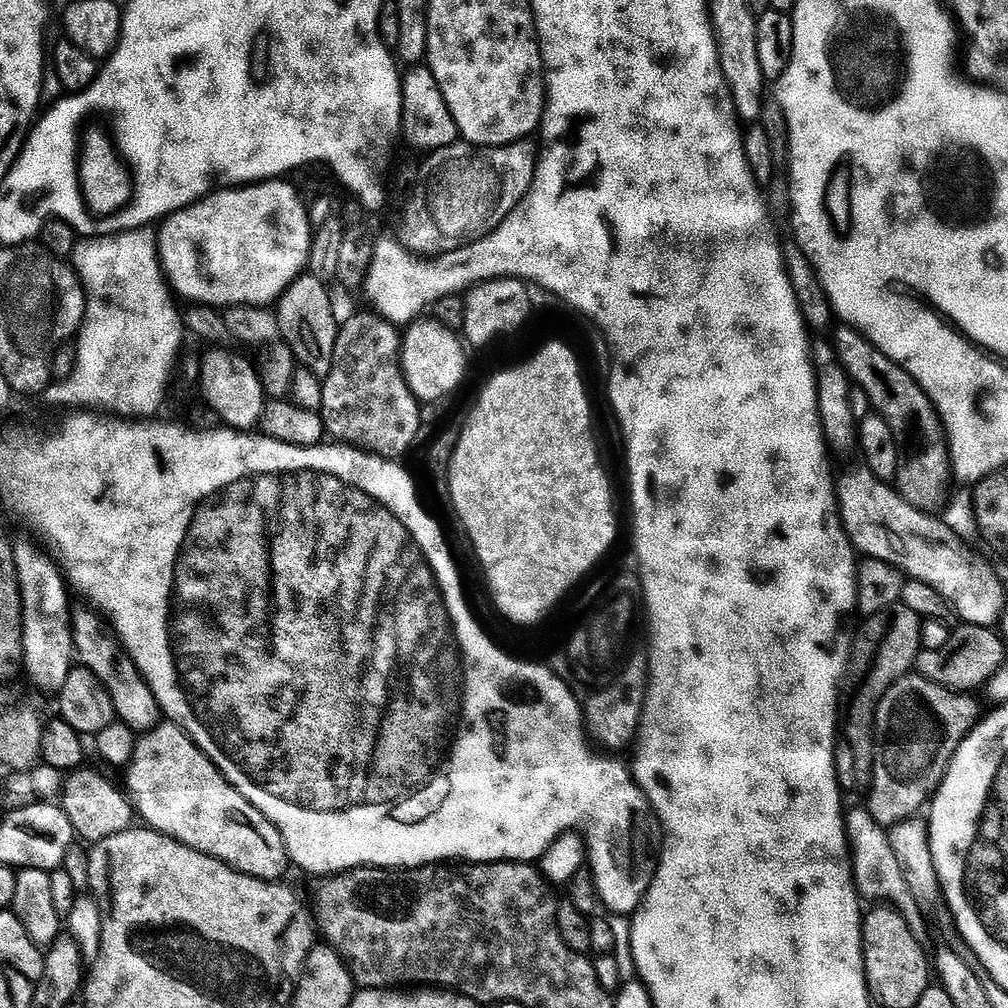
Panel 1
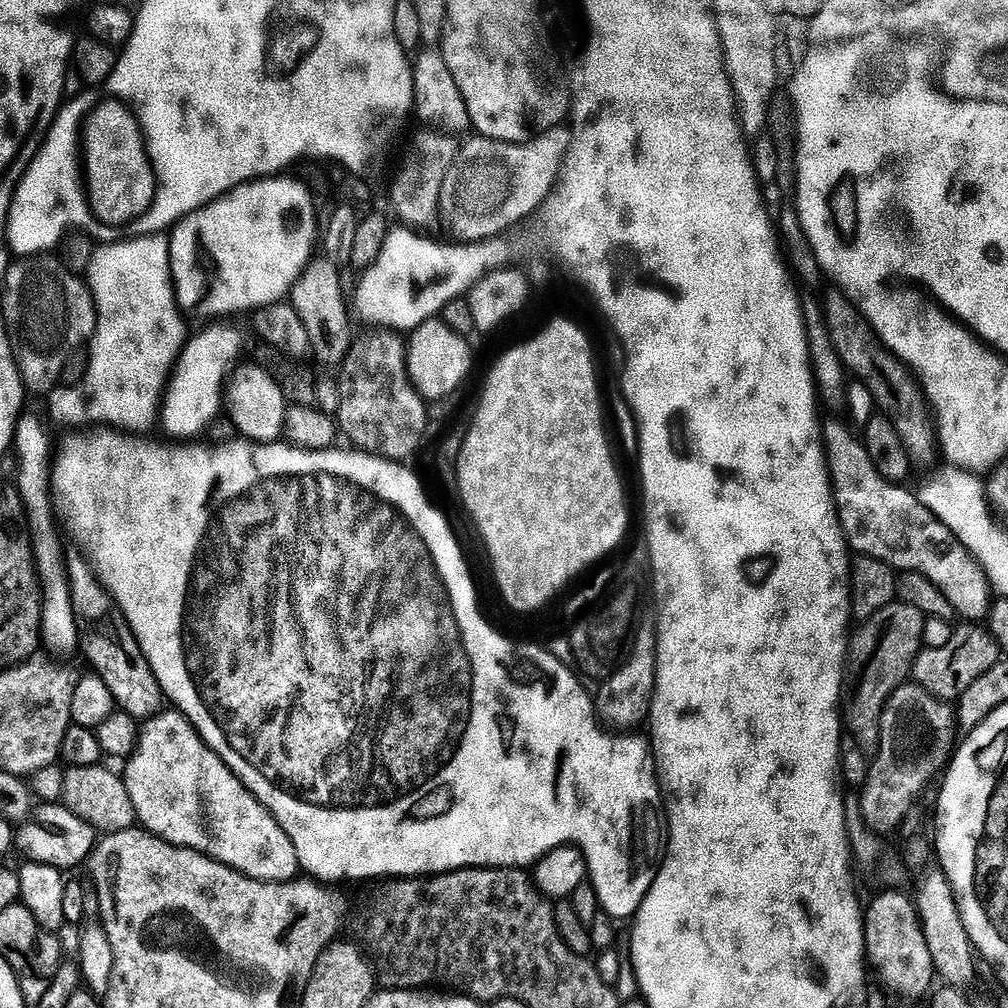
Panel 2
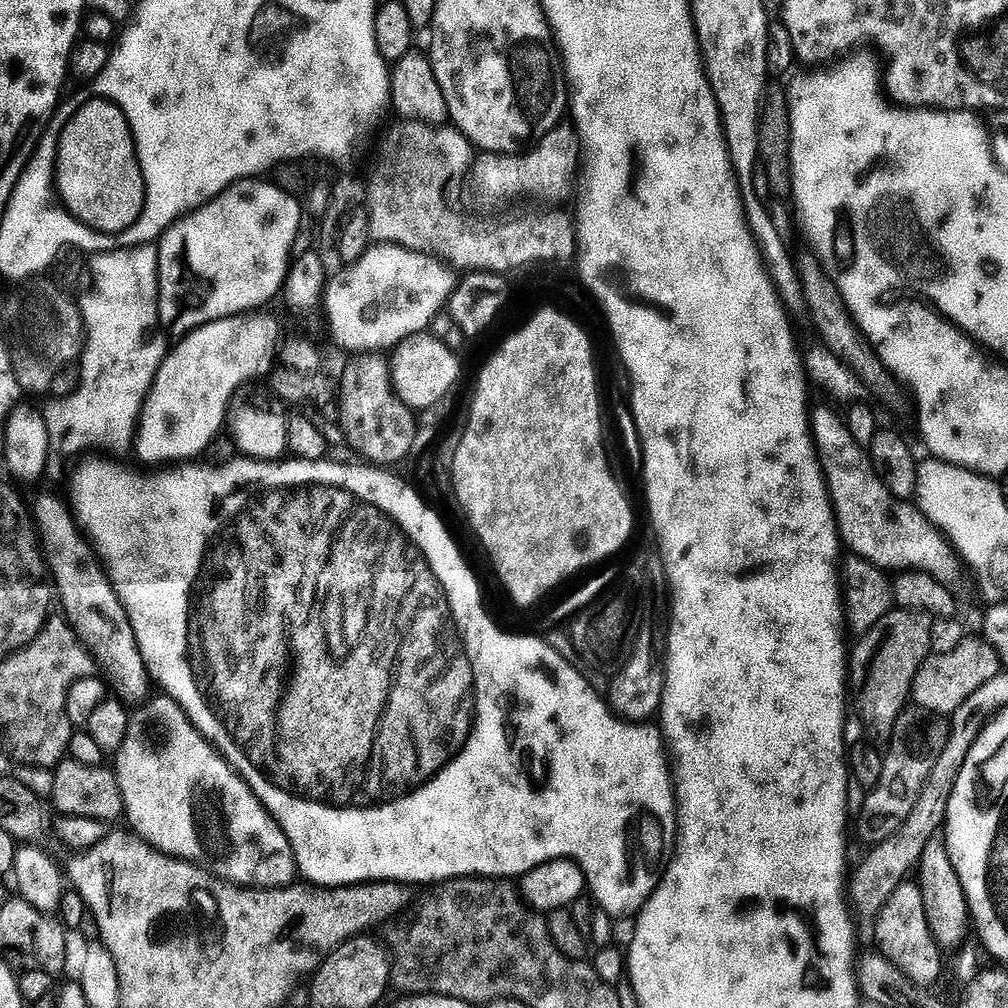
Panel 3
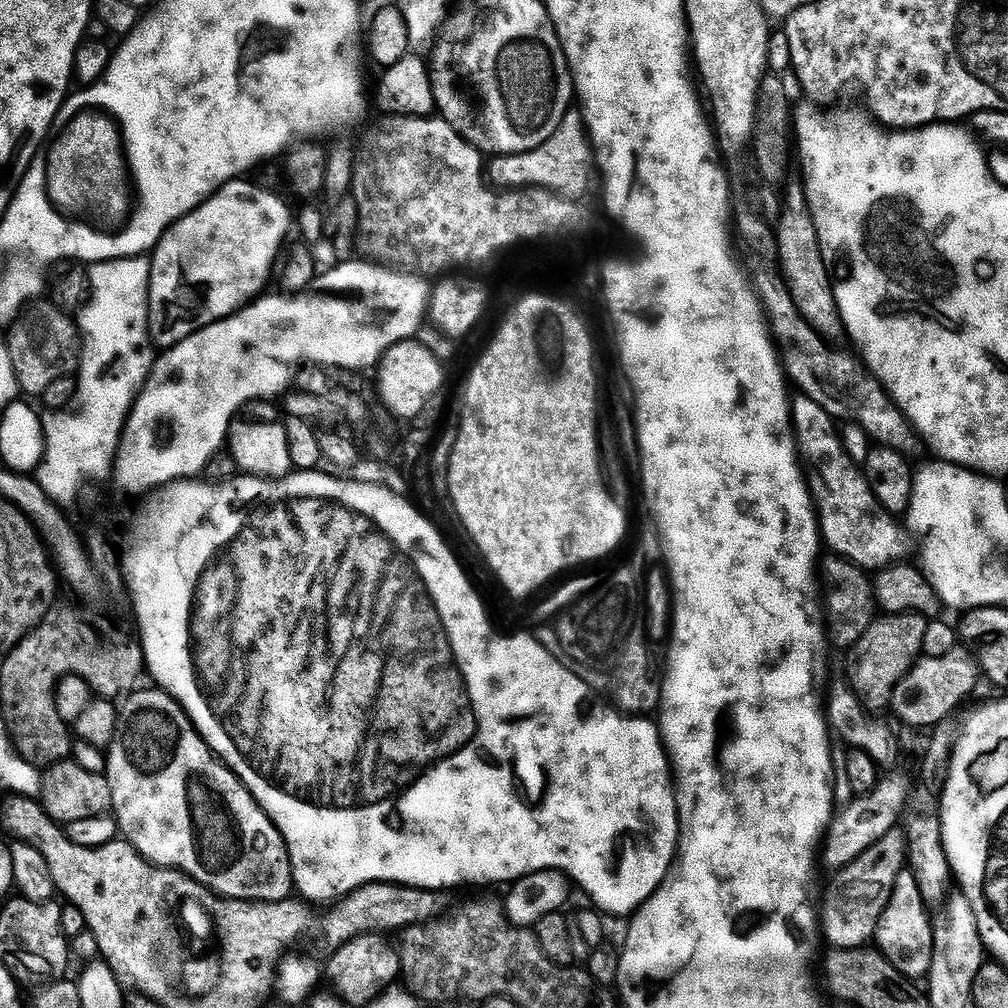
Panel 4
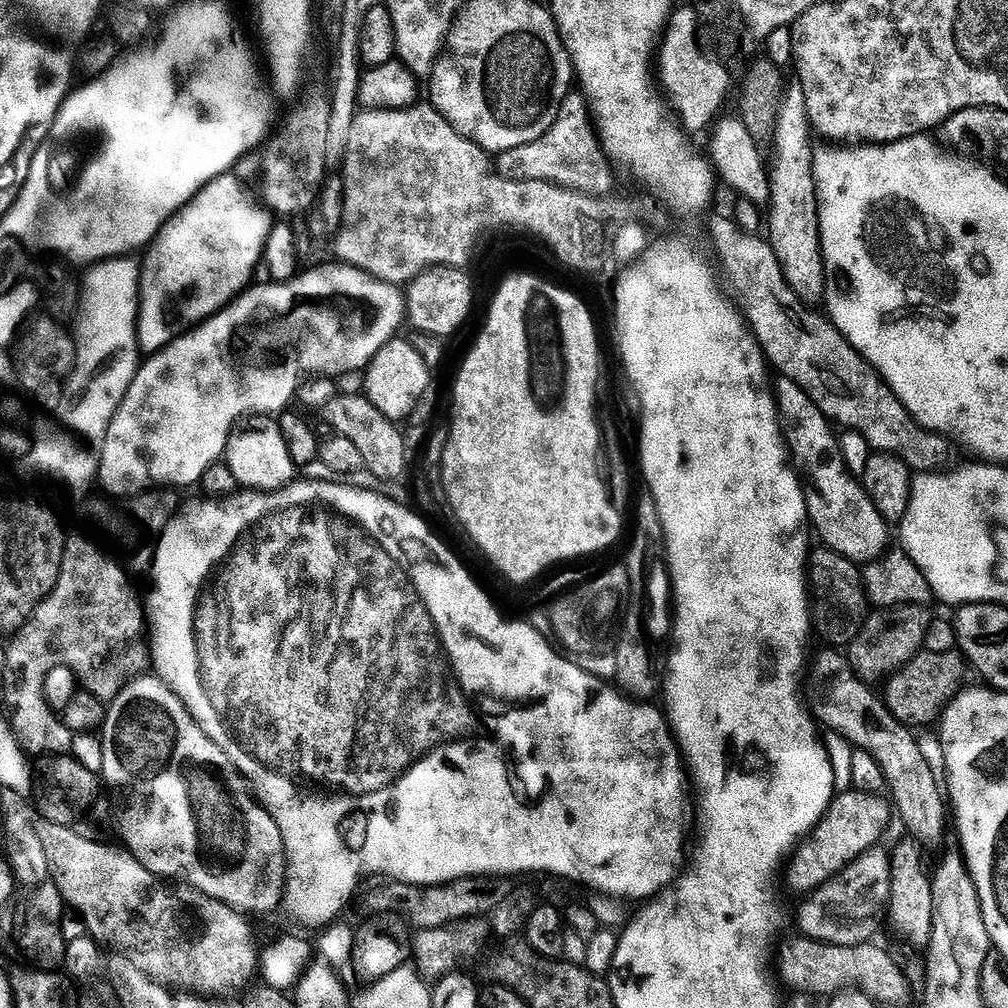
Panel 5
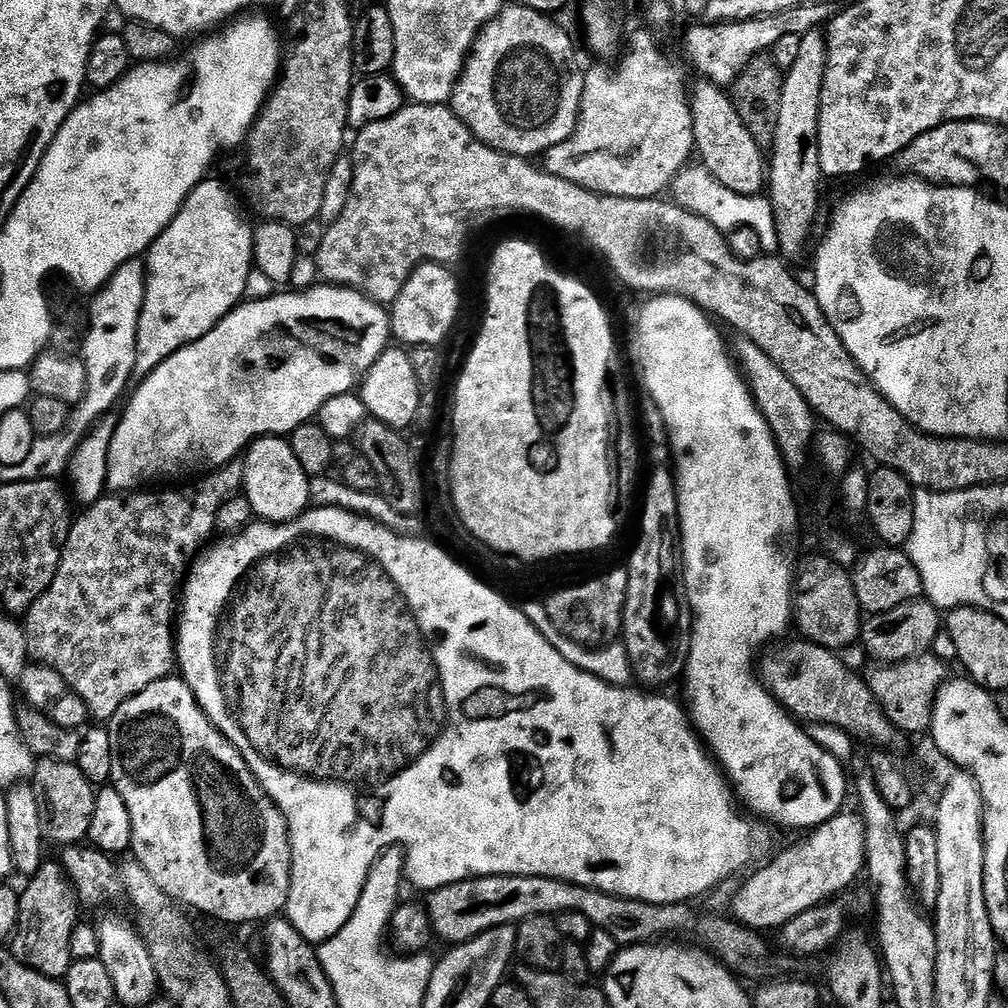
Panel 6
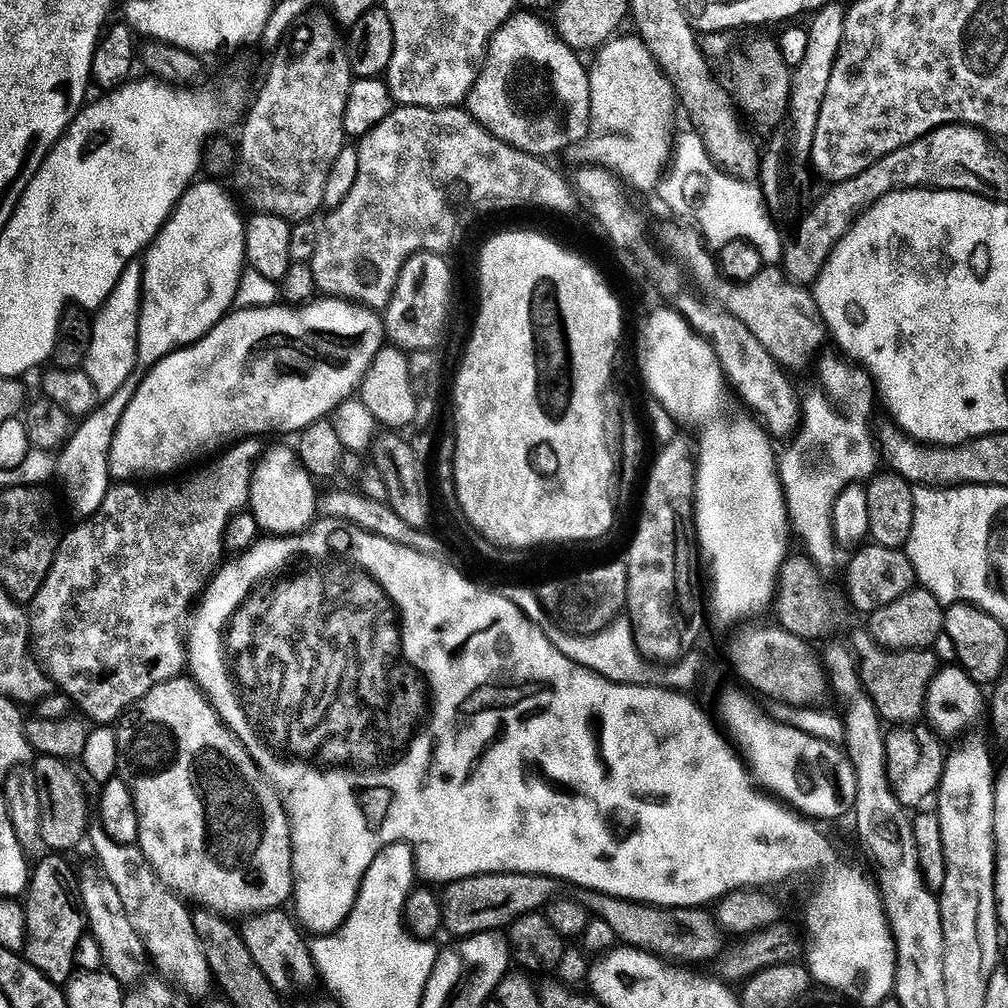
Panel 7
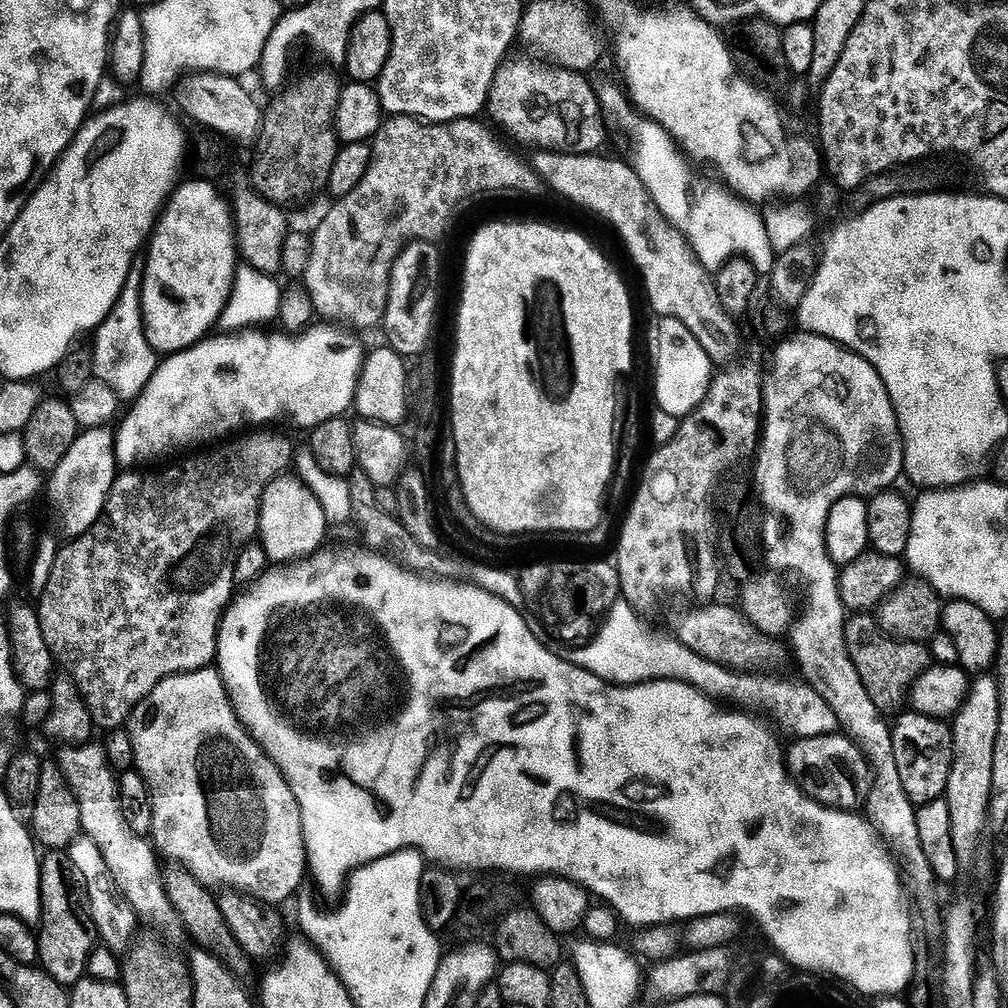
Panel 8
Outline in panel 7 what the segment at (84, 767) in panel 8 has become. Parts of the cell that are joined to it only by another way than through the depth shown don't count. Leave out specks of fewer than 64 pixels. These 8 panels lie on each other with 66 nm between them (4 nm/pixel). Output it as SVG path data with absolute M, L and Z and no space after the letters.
M94 826L89 829L88 842L89 845L92 844L92 848L98 856L99 862L97 861L97 863L102 874L116 886L126 910L128 910L130 920L139 932L153 967L155 964L159 970L157 973L163 979L172 981L181 992L195 1001L199 1002L200 999L206 997L211 988L214 988L214 977L204 943L194 927L193 913L187 908L189 905L171 888L165 886L137 845L116 843L101 826Z

